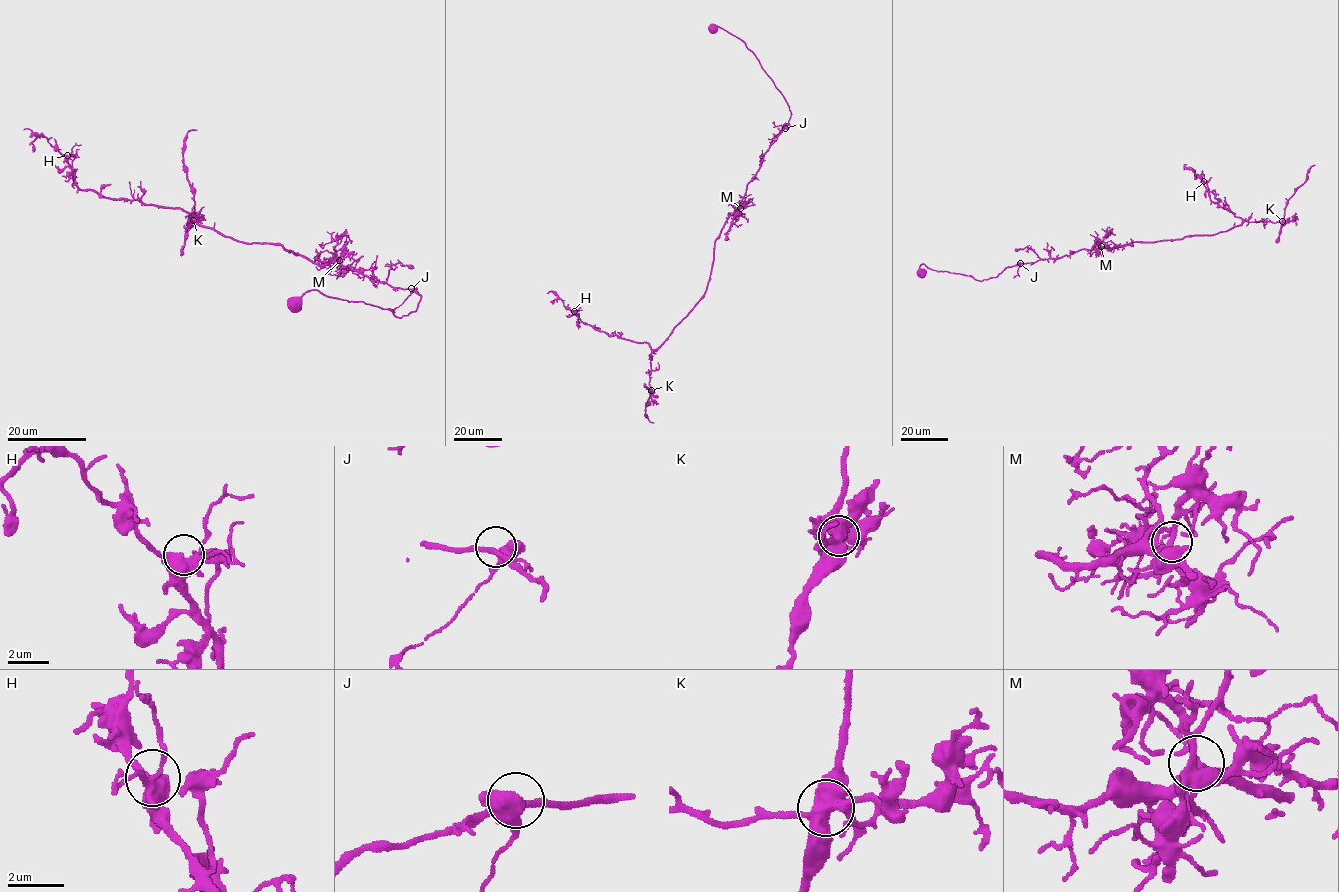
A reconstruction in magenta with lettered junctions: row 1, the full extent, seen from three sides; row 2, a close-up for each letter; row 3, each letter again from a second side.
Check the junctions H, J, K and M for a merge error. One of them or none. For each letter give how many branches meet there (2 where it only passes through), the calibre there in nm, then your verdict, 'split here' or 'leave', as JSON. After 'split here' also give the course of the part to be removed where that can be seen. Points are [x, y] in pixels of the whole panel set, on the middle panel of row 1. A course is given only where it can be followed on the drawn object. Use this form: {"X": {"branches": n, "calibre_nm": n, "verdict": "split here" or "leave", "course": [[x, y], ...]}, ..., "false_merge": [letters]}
{"H": {"branches": 5, "calibre_nm": 420, "verdict": "leave"}, "J": {"branches": 4, "calibre_nm": 380, "verdict": "leave"}, "K": {"branches": 5, "calibre_nm": 550, "verdict": "split here", "course": [[652, 391], [645, 413], [653, 423]]}, "M": {"branches": 4, "calibre_nm": 320, "verdict": "leave"}, "false_merge": ["K"]}

